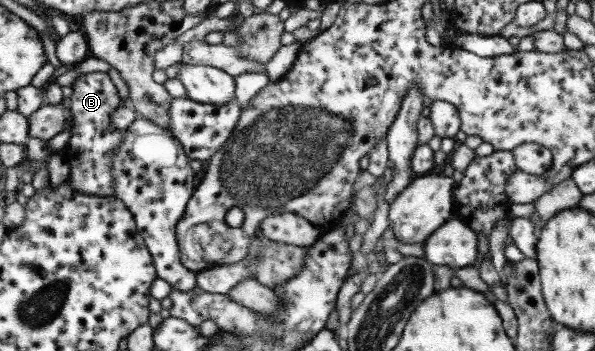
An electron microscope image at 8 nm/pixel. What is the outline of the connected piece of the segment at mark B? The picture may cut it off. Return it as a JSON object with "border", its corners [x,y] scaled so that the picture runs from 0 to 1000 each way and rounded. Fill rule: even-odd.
{"border":[[[176,205],[133,211],[118,242],[116,308],[121,342],[116,356],[116,396],[96,430],[114,473],[116,530],[146,558],[182,564],[190,558],[190,499],[183,467],[190,433],[203,410],[203,373],[185,356],[185,325],[200,305],[202,282],[193,245]]]}

